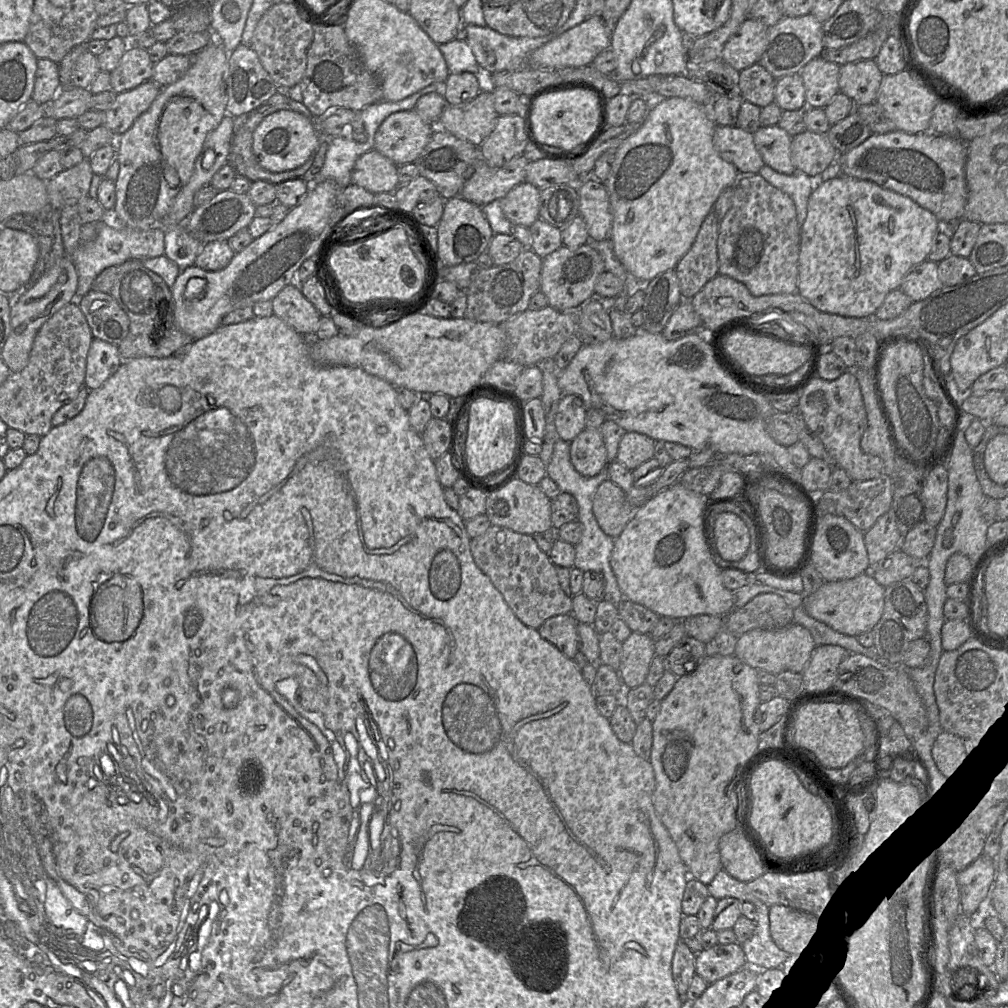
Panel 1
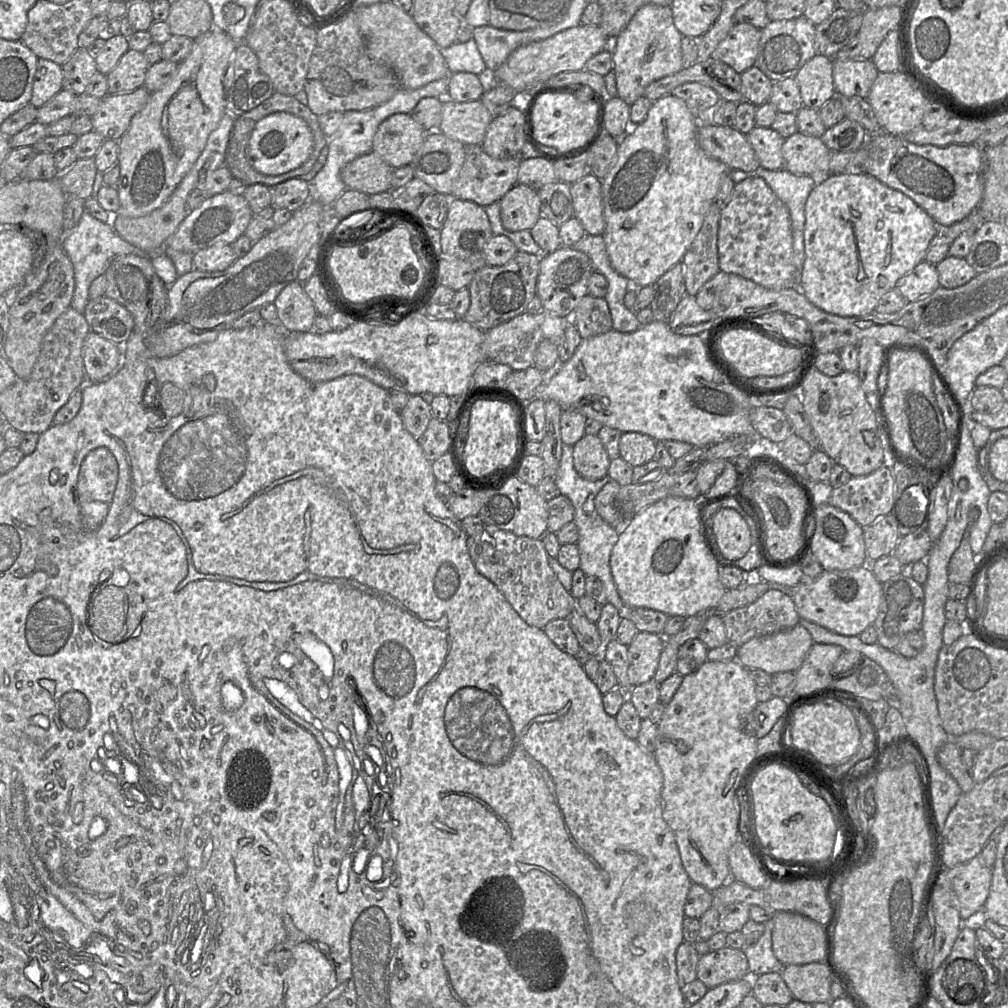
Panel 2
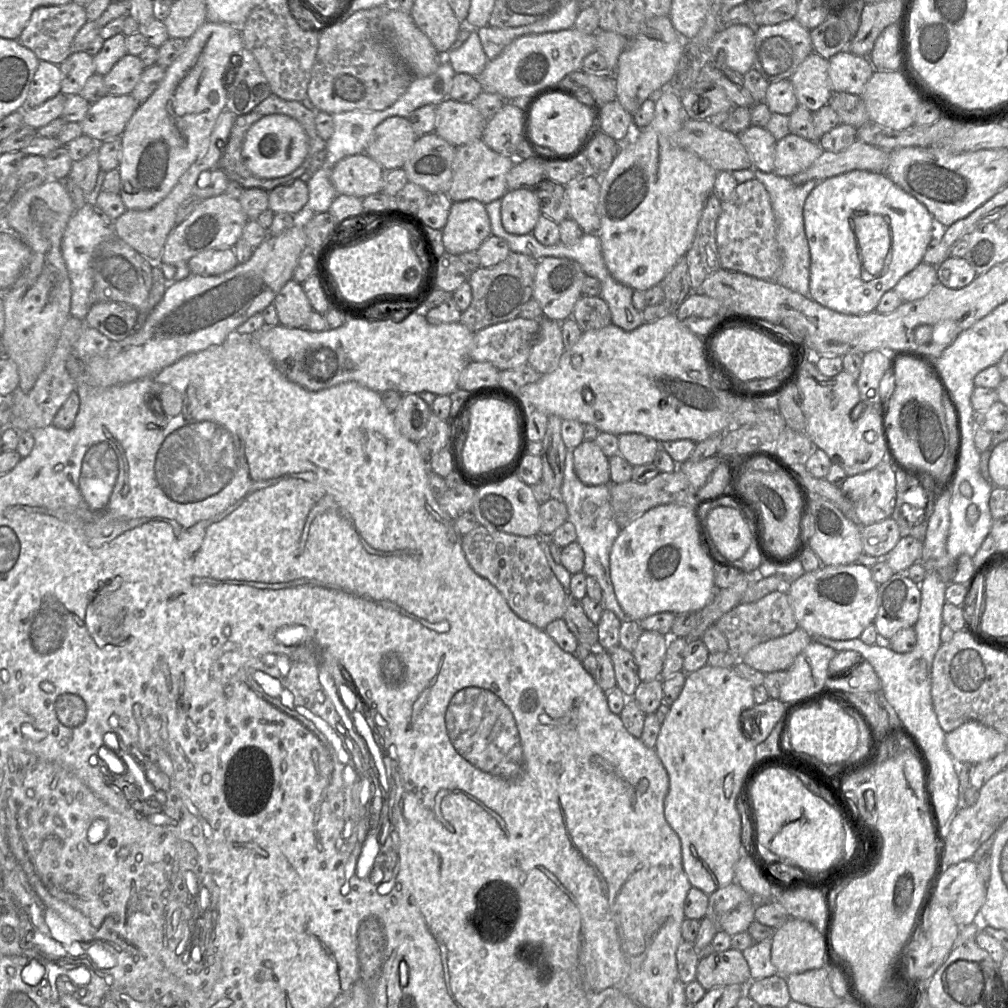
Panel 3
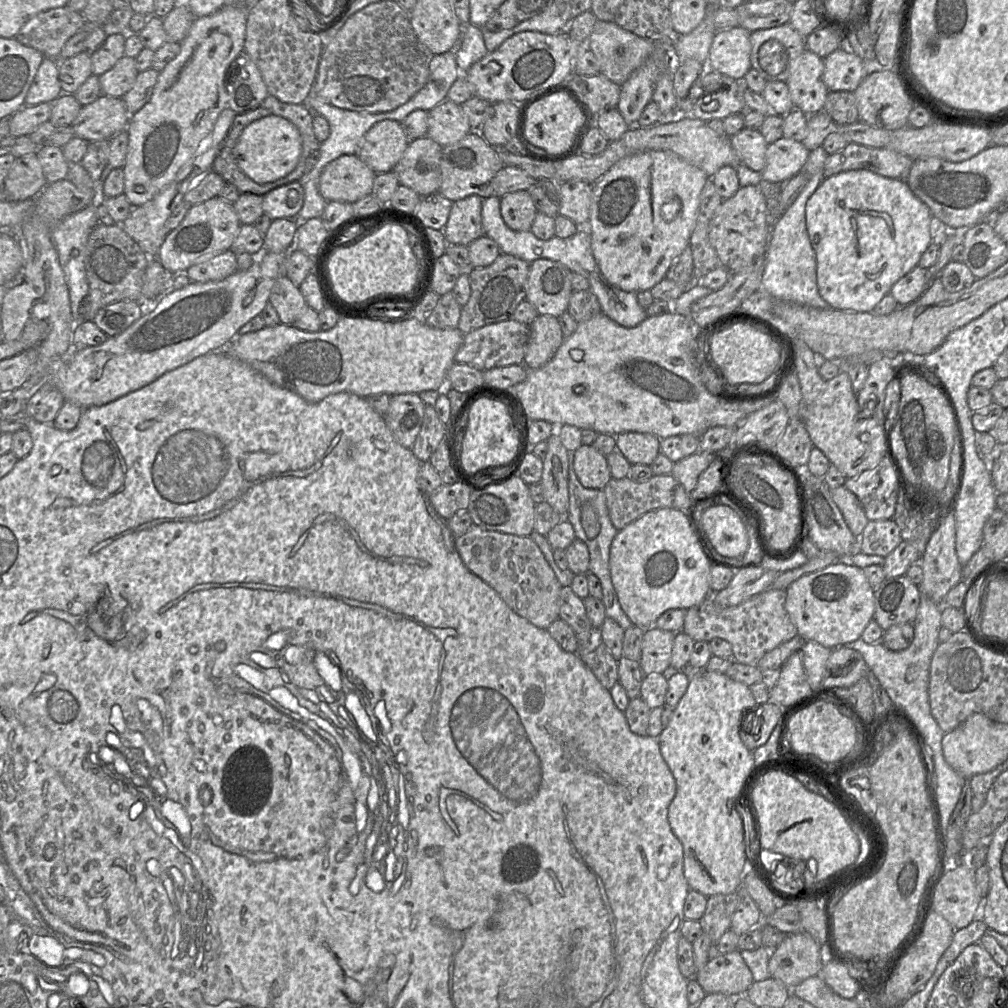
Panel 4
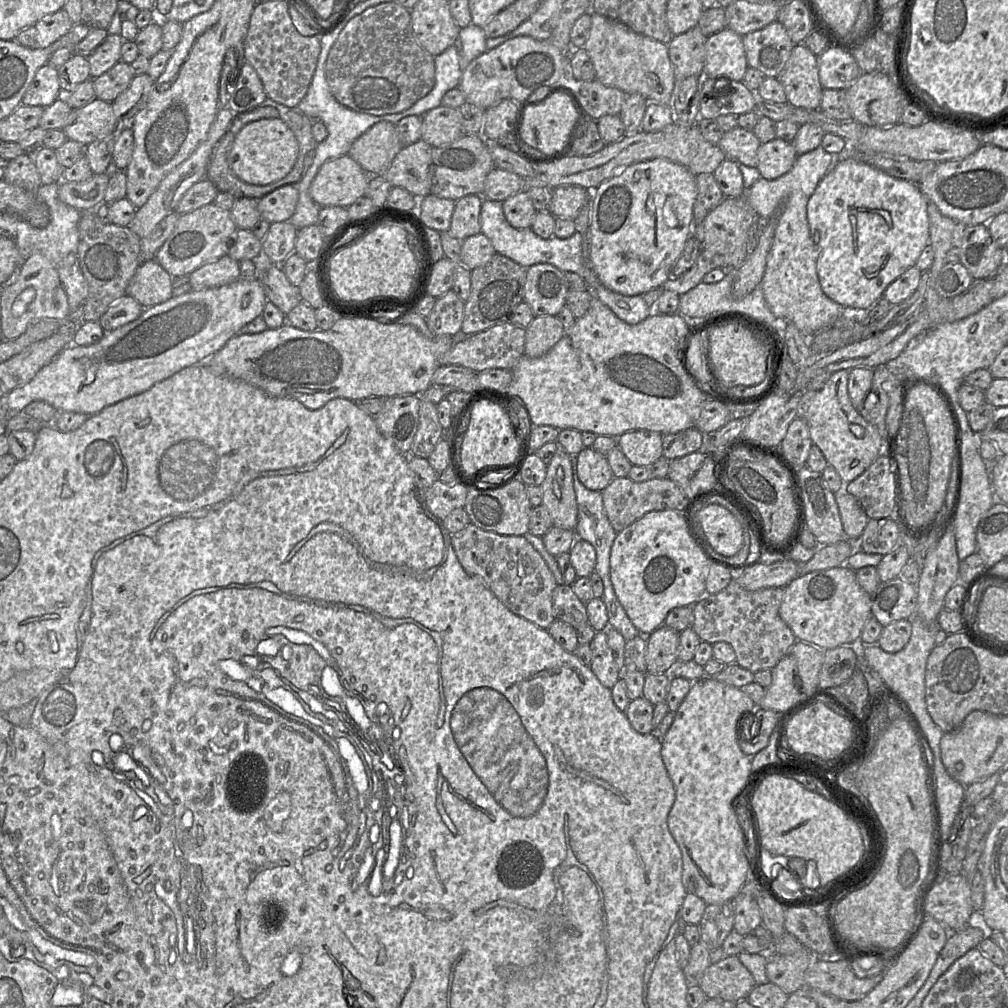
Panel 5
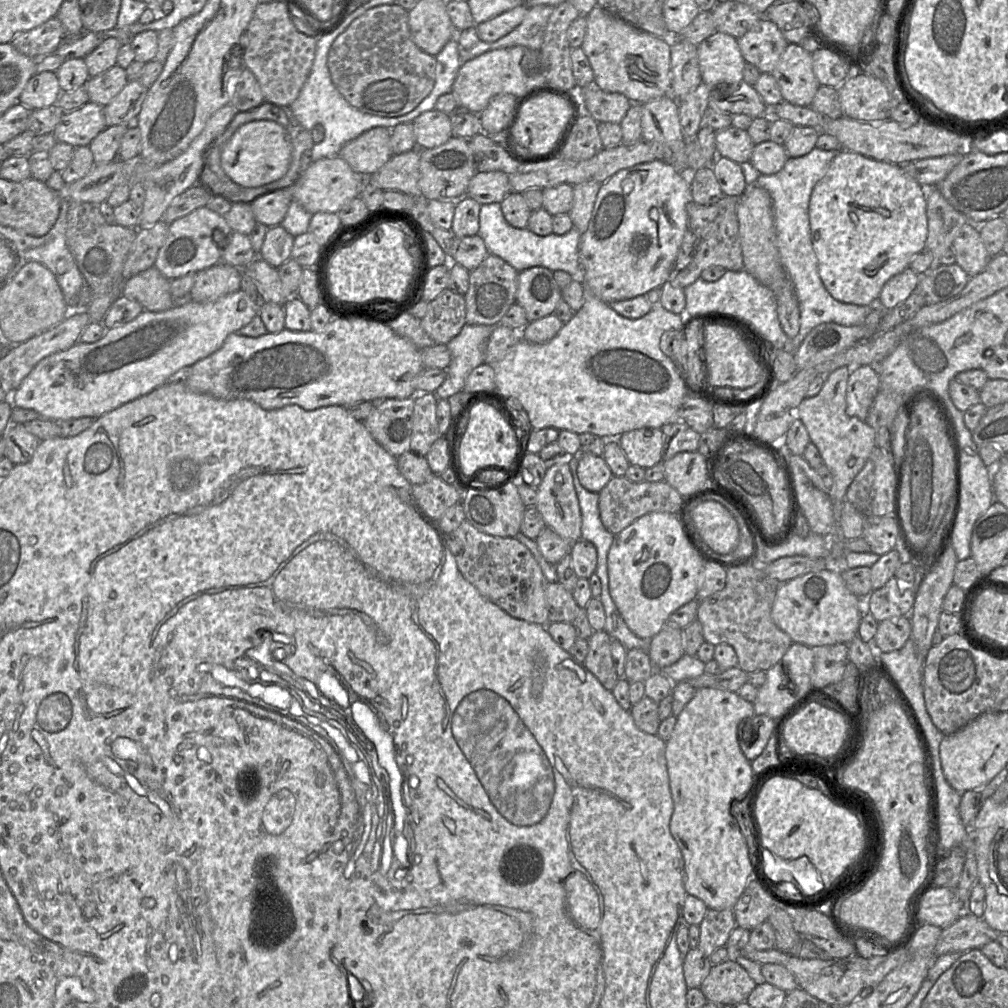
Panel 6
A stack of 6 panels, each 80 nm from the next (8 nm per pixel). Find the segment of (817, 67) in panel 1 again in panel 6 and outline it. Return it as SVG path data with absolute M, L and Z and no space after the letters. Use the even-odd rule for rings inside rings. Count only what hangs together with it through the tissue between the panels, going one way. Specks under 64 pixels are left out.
M788 43L774 70L770 73L776 80L784 101L802 107L810 107L820 86L812 68L812 53L799 44Z

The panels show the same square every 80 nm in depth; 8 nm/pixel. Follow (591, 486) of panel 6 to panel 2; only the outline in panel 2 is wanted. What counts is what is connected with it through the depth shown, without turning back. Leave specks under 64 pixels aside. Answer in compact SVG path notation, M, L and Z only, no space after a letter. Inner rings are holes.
M585 434L573 445L573 463L584 479L597 481L608 476L610 458L598 435Z

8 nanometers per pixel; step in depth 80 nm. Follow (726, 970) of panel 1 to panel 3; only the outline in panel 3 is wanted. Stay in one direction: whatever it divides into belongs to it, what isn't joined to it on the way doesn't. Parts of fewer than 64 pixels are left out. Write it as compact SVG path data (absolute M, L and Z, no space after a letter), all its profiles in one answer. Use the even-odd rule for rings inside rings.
M729 948L723 952L714 951L701 958L696 970L696 980L706 991L729 985L746 987L751 981L751 973L742 952Z

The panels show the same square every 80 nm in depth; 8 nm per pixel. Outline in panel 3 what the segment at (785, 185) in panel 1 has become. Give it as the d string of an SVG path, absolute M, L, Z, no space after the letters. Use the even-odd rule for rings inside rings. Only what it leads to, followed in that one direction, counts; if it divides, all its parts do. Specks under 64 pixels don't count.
M754 169L754 177L766 188L772 209L776 219L776 239L781 253L782 265L775 278L775 282L805 297L810 297L810 250L804 230L804 204L819 181L810 180L797 186L790 178L776 175L775 173L764 173Z

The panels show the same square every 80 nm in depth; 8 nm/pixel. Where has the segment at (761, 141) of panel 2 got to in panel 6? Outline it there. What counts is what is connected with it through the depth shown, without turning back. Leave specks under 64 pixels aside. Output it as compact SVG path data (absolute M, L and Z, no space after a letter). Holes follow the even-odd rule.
M731 126L716 131L715 144L718 156L738 164L749 162L754 148L754 143L746 130Z

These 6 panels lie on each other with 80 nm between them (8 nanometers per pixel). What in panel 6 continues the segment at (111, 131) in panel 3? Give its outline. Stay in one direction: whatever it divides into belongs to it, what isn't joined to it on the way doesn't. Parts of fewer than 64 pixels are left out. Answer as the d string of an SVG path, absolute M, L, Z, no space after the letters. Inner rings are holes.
M88 102L76 110L65 112L53 134L57 142L64 142L76 148L89 146L106 127L103 106Z

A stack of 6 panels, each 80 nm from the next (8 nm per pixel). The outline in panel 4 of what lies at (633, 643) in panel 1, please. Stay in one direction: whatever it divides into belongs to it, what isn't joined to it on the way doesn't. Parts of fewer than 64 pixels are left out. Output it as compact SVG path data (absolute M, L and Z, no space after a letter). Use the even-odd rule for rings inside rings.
M655 626L644 630L641 645L640 667L645 675L668 674L675 633Z

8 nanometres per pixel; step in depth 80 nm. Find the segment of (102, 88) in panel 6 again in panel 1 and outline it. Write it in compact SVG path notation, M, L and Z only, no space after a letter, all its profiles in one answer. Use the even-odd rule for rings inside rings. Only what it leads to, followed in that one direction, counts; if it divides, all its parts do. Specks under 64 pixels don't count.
M130 44L117 67L110 73L111 90L119 94L134 89L145 81L152 80L154 64L147 49Z

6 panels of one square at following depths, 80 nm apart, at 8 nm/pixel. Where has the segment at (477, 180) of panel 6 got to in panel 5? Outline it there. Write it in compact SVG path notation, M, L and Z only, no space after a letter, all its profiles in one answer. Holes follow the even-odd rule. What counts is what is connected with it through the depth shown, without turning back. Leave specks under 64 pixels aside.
M493 168L486 177L481 196L483 199L504 201L521 190L525 190L523 177L501 168Z

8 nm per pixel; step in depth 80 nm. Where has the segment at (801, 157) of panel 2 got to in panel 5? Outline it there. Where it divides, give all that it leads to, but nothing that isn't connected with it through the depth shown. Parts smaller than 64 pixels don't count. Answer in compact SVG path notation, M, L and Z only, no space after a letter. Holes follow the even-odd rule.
M776 138L760 145L757 169L762 178L775 180L792 169L797 157L791 142Z

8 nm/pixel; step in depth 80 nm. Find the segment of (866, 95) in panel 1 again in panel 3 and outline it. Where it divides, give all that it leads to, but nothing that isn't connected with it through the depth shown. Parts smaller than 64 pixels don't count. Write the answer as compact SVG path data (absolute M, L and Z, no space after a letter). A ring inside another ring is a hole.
M844 50L829 59L829 78L833 92L862 94L874 67L863 56Z

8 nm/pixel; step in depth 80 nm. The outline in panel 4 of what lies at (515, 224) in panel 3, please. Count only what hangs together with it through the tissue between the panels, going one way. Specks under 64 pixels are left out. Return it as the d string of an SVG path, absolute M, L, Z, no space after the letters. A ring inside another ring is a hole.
M519 190L501 197L501 215L514 231L531 230L538 210L528 190Z

